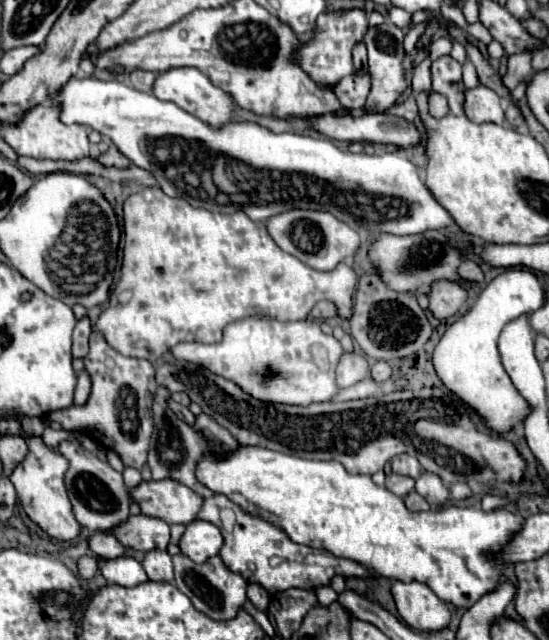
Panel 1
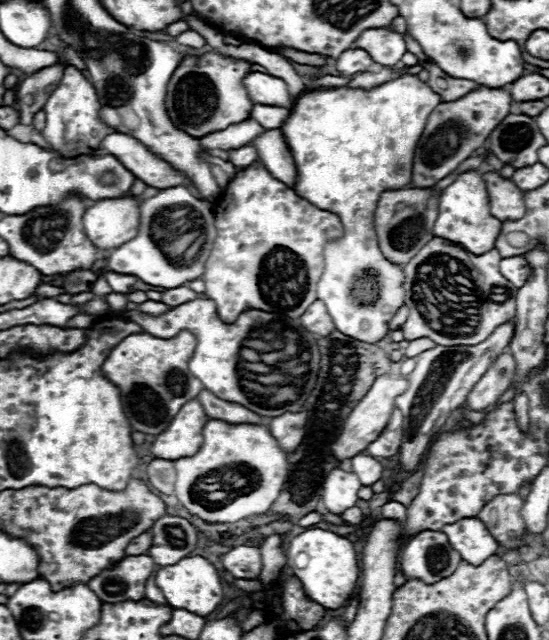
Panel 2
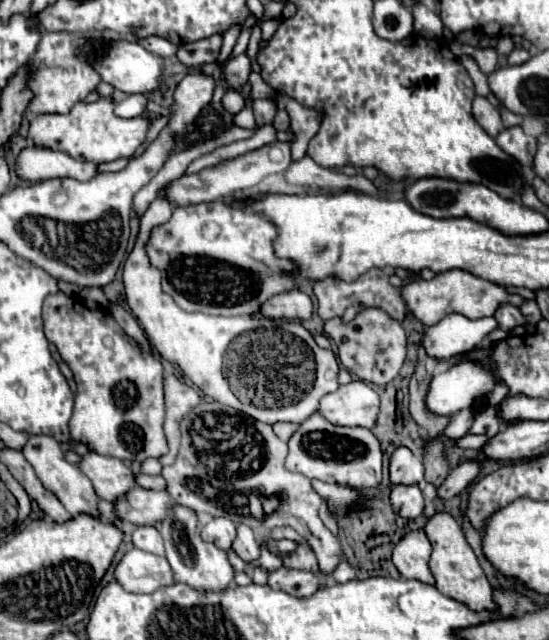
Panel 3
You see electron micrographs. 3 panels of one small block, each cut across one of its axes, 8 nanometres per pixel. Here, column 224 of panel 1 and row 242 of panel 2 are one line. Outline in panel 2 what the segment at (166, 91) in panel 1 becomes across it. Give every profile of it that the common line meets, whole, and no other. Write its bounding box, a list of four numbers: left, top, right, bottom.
[84,198,140,250]

